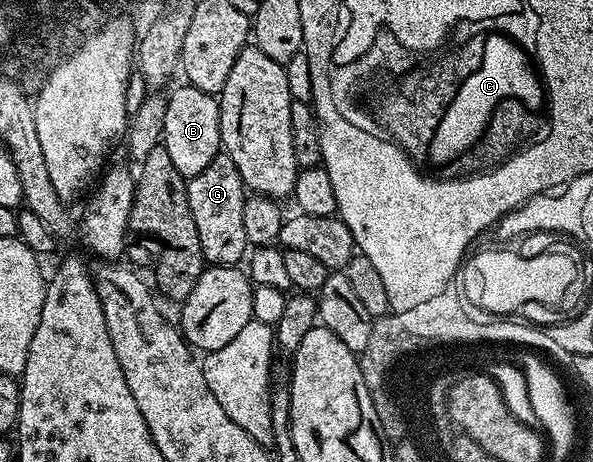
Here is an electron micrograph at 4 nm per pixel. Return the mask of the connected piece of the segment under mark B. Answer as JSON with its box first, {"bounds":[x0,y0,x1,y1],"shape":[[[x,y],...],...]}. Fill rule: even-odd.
{"bounds":[161,86,222,177],"shape":[[[181,86],[174,93],[166,96],[166,113],[164,114],[164,130],[161,147],[168,150],[176,170],[184,177],[200,174],[216,158],[222,148],[220,134],[220,118],[218,102],[211,93],[196,90],[189,86]]]}

